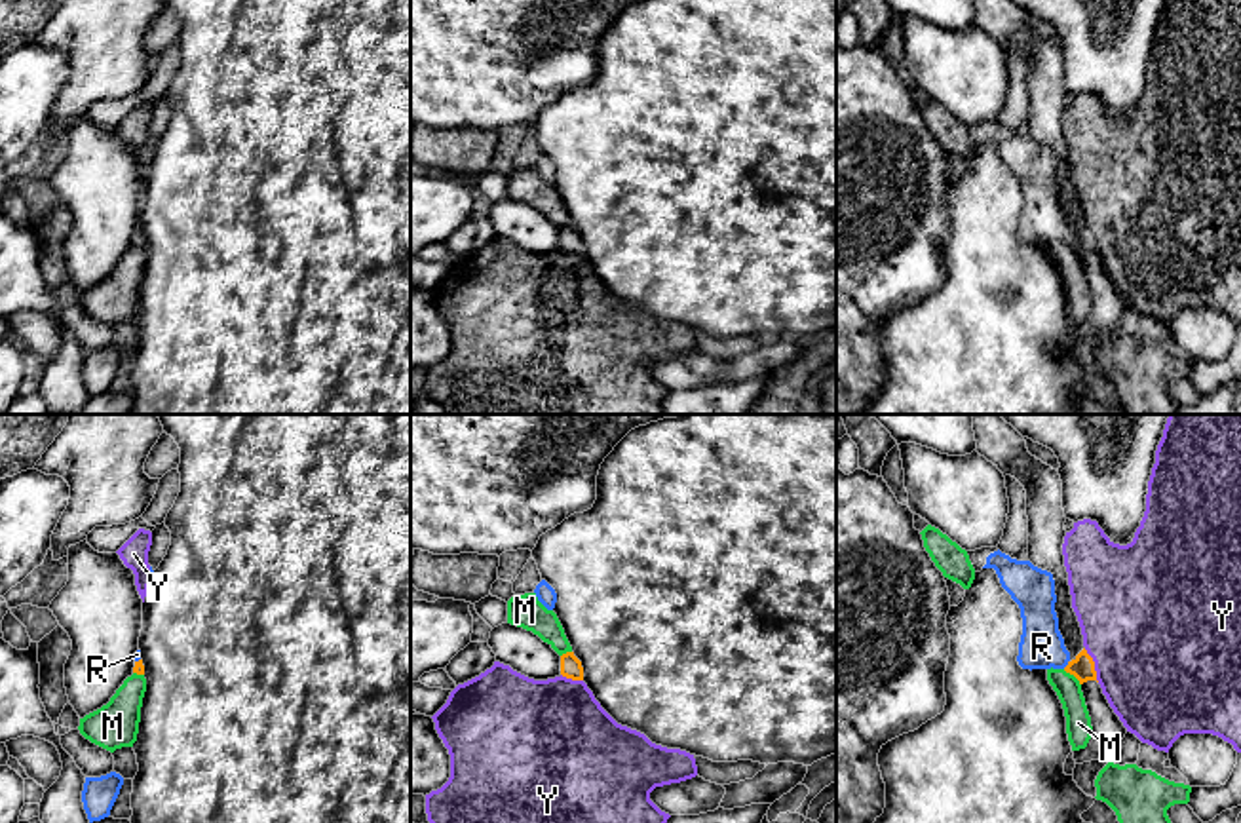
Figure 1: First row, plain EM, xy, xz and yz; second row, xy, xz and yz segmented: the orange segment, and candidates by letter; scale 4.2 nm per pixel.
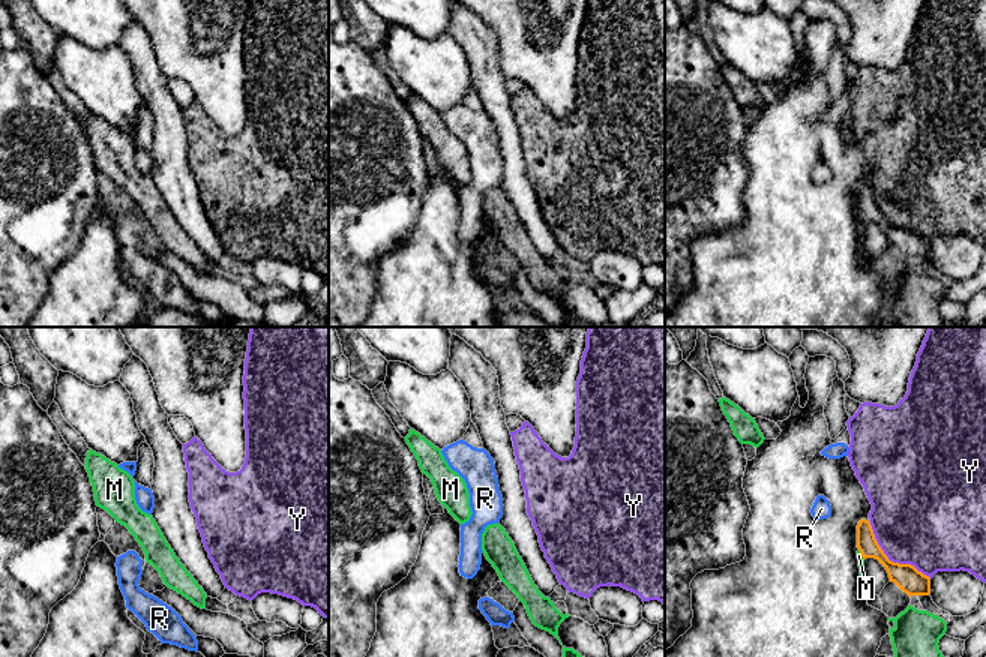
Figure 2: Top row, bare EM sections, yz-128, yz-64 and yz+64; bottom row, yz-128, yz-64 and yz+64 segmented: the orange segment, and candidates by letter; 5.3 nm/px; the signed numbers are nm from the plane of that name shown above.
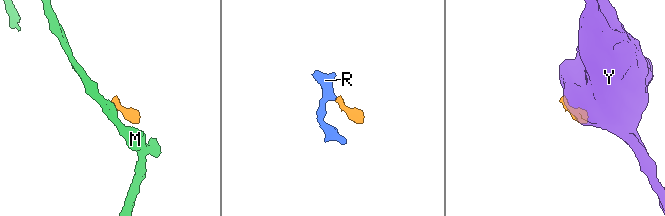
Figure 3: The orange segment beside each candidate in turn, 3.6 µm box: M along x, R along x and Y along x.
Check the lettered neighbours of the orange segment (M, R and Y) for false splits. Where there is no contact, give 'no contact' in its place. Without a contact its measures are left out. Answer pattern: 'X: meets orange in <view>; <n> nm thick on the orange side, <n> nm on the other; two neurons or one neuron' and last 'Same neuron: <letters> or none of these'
M: meets orange in yz; 100 nm thick on the orange side, 110 nm on the other; two neurons
R: meets orange in yz; 100 nm thick on the orange side, 190 nm on the other; one neuron
Y: meets orange in yz; 100 nm thick on the orange side, 480 nm on the other; two neurons
Same neuron: R

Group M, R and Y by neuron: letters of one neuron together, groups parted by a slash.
M / R / Y

